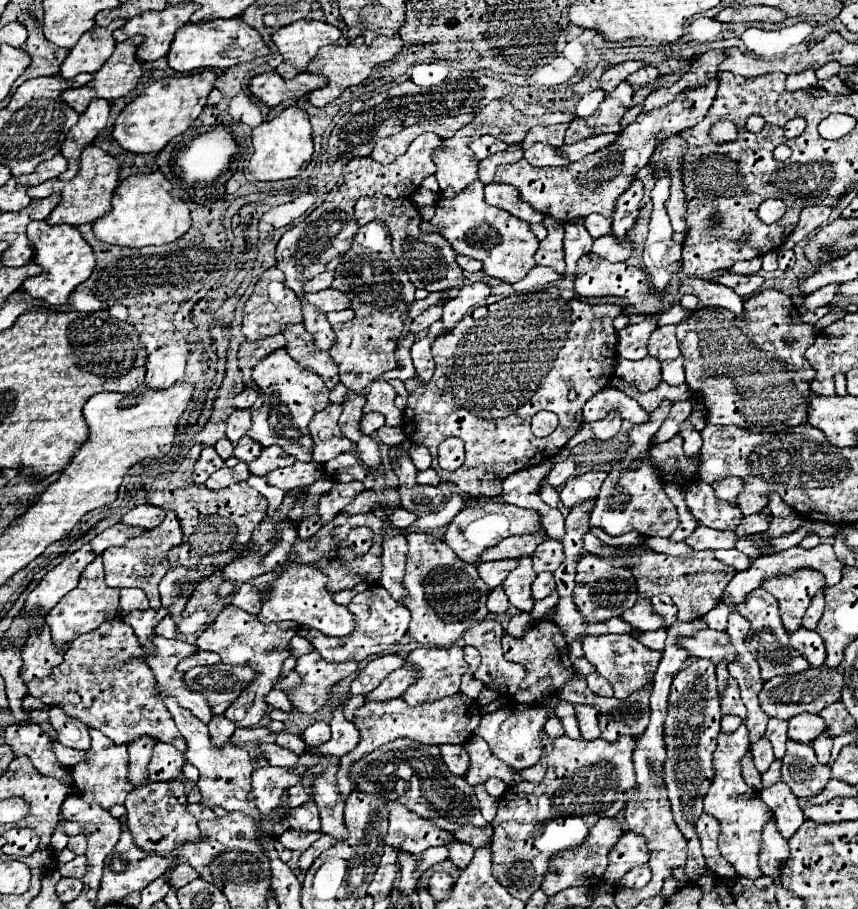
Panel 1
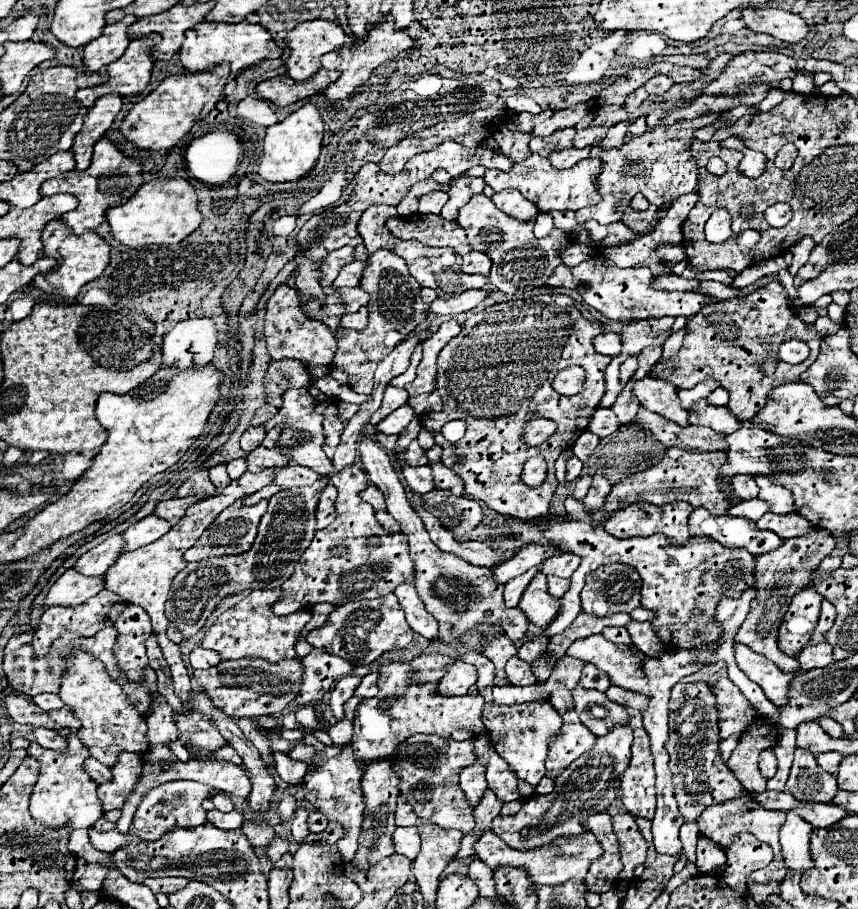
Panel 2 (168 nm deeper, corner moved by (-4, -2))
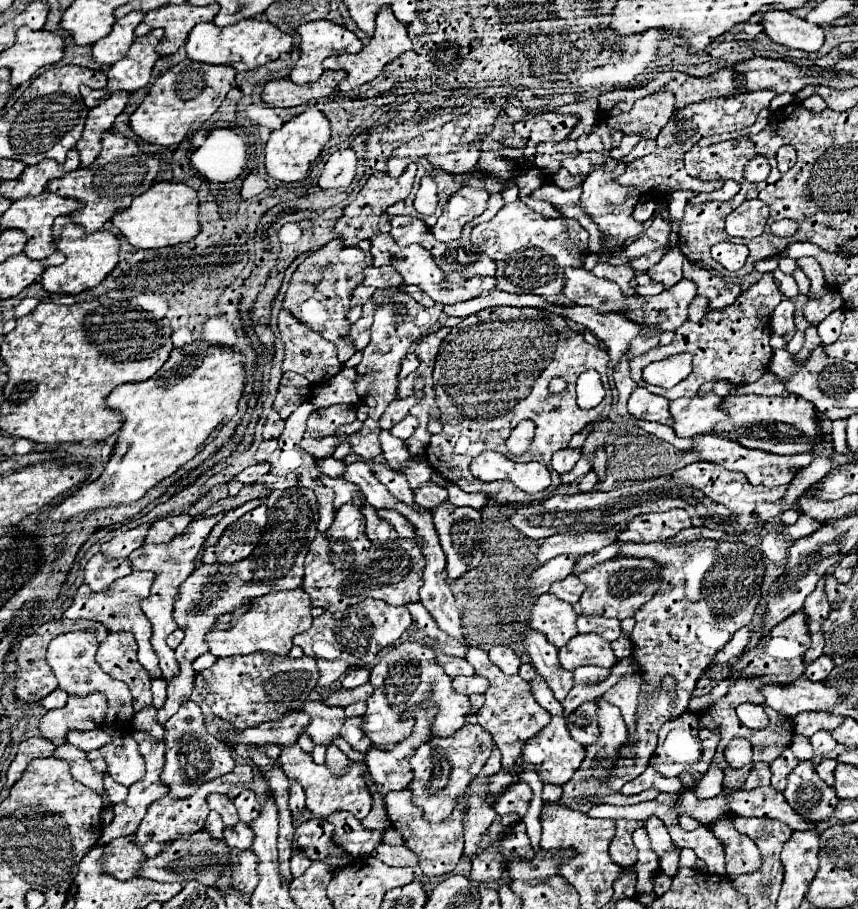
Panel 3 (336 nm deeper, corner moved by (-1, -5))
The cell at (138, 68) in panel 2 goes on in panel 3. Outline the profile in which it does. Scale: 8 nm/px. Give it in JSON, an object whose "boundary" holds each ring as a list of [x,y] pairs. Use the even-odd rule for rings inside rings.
{"boundary":[[[154,29],[144,37],[136,37],[128,55],[108,69],[108,73],[106,73],[108,85],[104,89],[80,87],[86,107],[92,109],[92,107],[100,105],[104,99],[108,99],[116,91],[134,93],[142,87],[146,87],[152,77],[152,67],[158,59],[156,45],[158,45],[160,37],[162,37],[160,29]]]}

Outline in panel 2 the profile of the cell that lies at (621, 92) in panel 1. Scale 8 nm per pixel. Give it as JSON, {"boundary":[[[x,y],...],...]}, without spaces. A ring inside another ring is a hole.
{"boundary":[[[595,124],[585,126],[585,128],[577,126],[577,134],[575,134],[573,144],[575,144],[575,148],[595,146],[595,144],[599,144],[599,142],[605,138],[605,132],[607,132],[605,126],[595,126]]]}

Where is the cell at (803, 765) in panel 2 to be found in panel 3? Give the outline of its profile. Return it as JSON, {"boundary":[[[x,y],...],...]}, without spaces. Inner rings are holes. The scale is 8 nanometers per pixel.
{"boundary":[[[800,761],[788,775],[784,797],[808,821],[828,821],[838,803],[834,789],[818,777],[812,761]]]}

